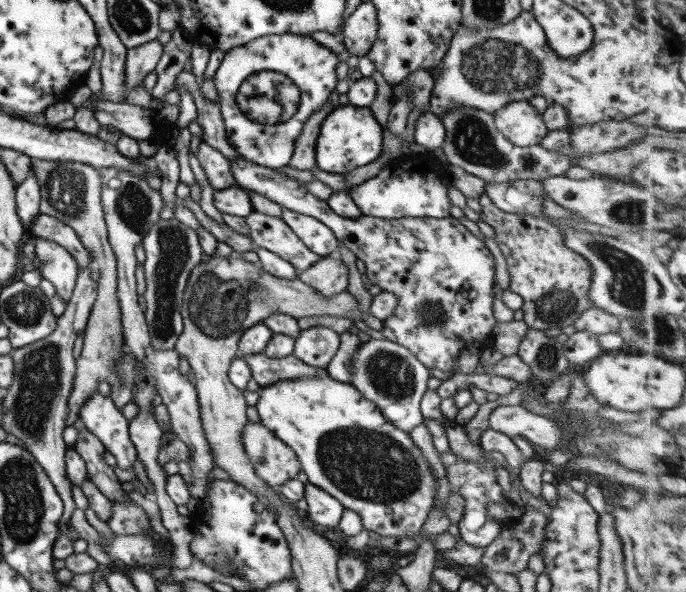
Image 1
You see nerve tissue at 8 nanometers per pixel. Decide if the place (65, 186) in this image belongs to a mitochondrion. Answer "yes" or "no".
yes

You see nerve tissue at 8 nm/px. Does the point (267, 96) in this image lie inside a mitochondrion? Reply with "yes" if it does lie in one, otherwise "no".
yes

